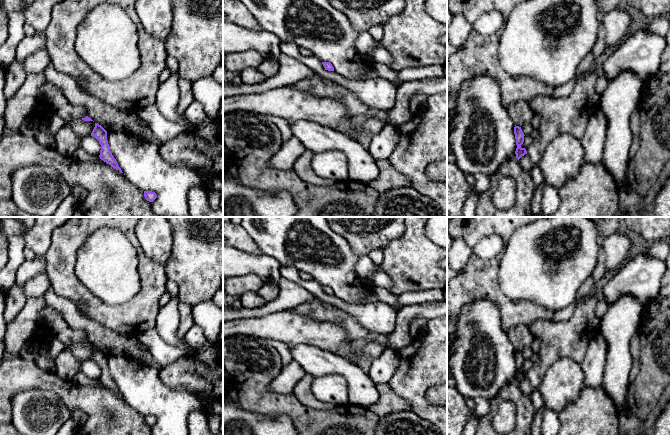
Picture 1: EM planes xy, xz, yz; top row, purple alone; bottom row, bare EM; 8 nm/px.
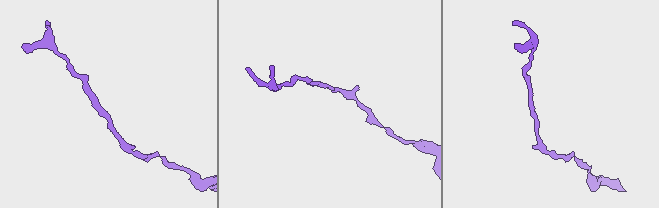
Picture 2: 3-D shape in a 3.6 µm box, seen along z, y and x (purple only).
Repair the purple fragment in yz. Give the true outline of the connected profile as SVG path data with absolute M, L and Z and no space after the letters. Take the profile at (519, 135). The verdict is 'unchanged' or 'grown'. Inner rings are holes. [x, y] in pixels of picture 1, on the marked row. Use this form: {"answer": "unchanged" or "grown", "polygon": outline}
{"answer": "unchanged", "polygon": "M516 125L514 127L514 134L515 134L516 145L517 145L515 154L516 154L516 158L519 160L522 156L527 154L526 149L521 147L521 145L524 142L524 136L525 135L524 135L521 127L516 126Z"}

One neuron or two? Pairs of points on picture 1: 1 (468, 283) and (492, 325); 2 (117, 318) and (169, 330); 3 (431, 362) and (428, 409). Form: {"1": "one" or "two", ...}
{"1": "two", "2": "two", "3": "one"}

